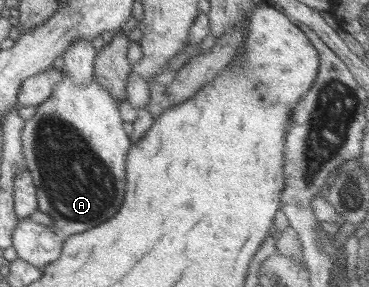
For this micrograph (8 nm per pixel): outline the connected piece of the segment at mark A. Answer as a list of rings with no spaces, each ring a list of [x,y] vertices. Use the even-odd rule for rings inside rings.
[[[63,69],[58,84],[37,111],[27,119],[21,131],[23,162],[31,173],[37,194],[37,210],[53,219],[51,230],[64,238],[85,232],[105,222],[119,210],[125,196],[125,157],[132,145],[131,137],[123,129],[123,119],[113,95],[95,80],[82,86],[75,85]]]

